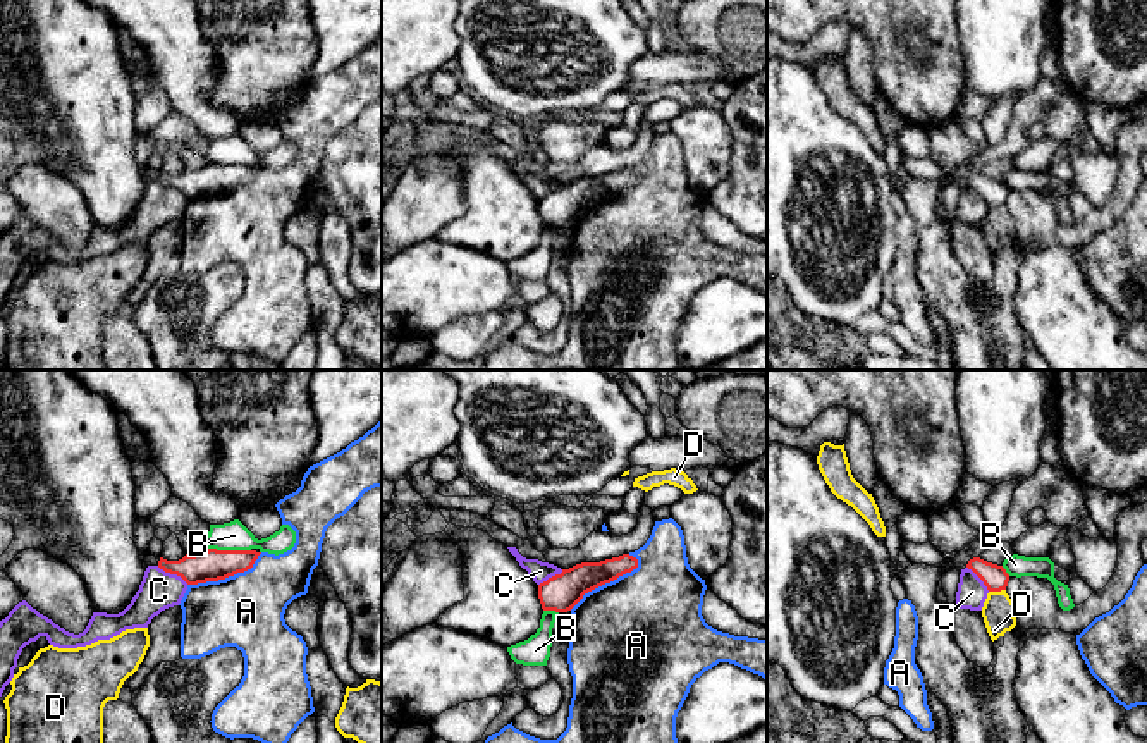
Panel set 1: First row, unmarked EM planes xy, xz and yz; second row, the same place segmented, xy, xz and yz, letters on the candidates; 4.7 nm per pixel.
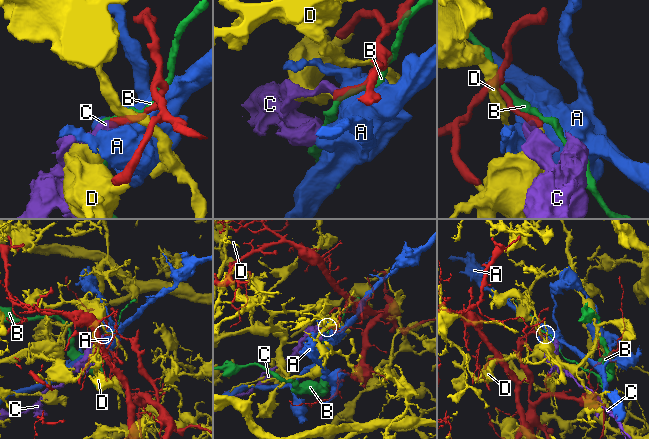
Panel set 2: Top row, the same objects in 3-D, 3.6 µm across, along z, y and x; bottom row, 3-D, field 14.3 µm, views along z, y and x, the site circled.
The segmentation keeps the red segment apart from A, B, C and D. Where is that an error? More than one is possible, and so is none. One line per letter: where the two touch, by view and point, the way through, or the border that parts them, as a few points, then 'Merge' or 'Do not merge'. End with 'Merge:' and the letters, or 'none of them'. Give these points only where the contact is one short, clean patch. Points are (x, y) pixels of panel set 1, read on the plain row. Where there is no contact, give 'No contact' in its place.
A: Touches red at xz (606, 196). Do not merge
B: Touches red at xy (229, 165). Do not merge
C: Touches red at xy (172, 188). Boundary: xy (157, 181), (179, 190), (188, 198). Do not merge
D: Touches red at yz (996, 205). Do not merge
Merge: none of them

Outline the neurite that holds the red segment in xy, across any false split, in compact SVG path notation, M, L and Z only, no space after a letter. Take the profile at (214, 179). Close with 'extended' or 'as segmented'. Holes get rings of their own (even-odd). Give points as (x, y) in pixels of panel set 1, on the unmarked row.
M217 165L189 170L179 175L160 172L158 182L181 191L187 200L218 196L253 182L261 167L256 165Z; as segmented

